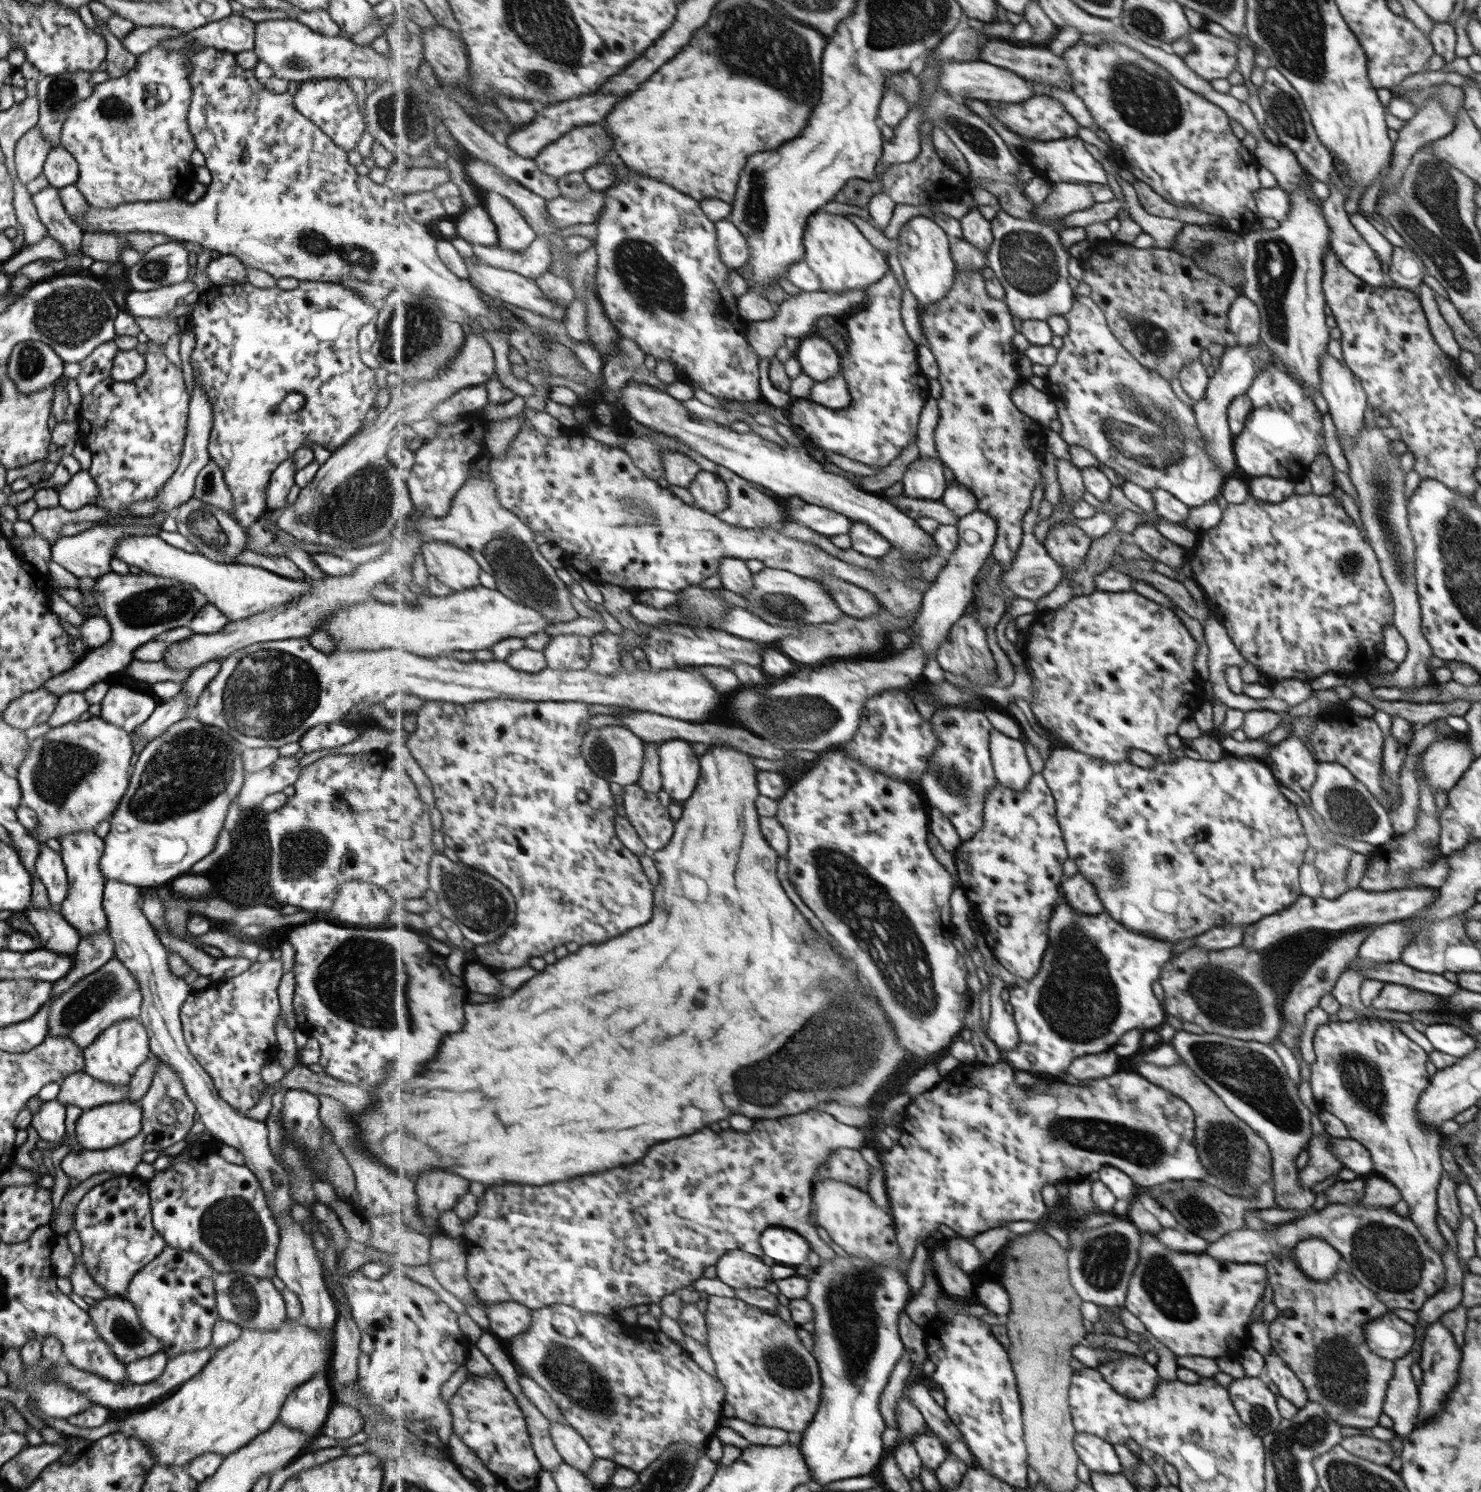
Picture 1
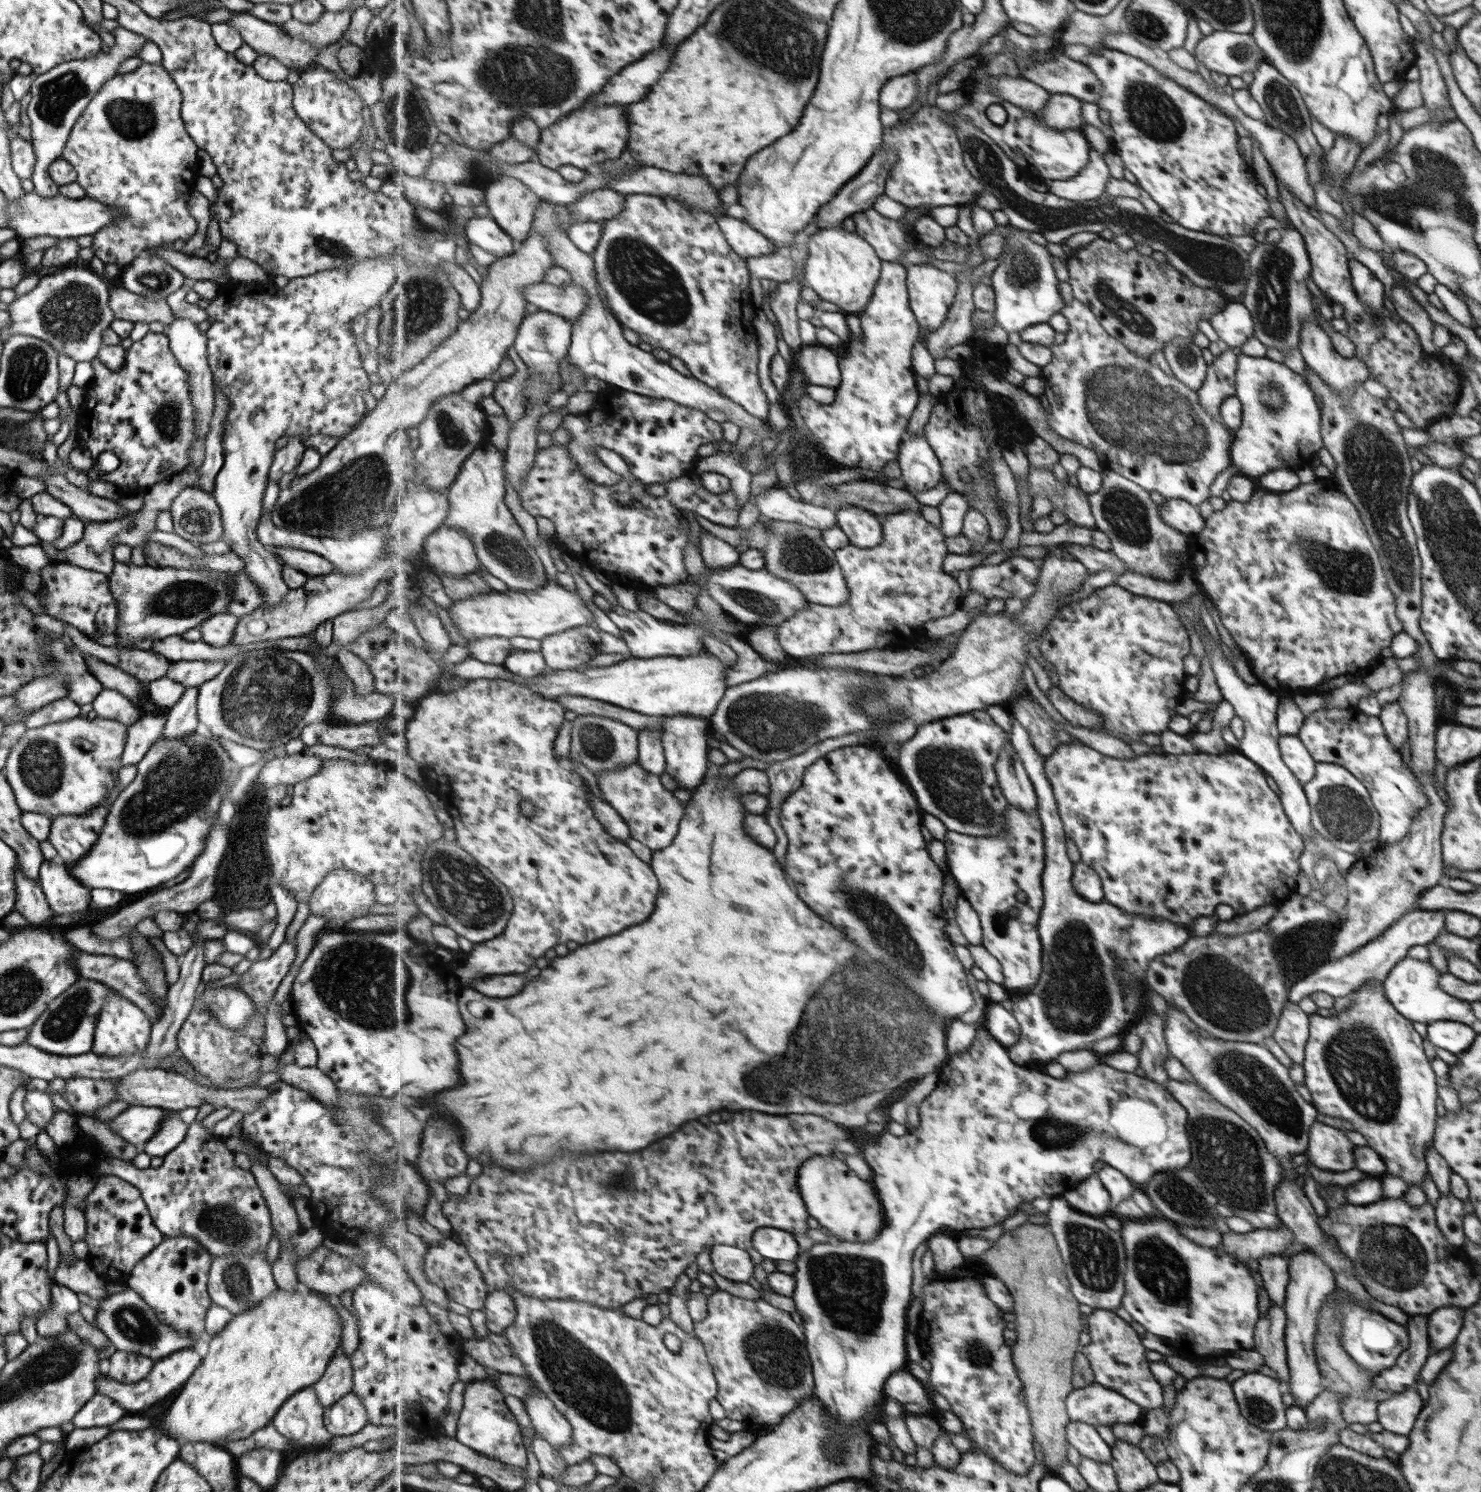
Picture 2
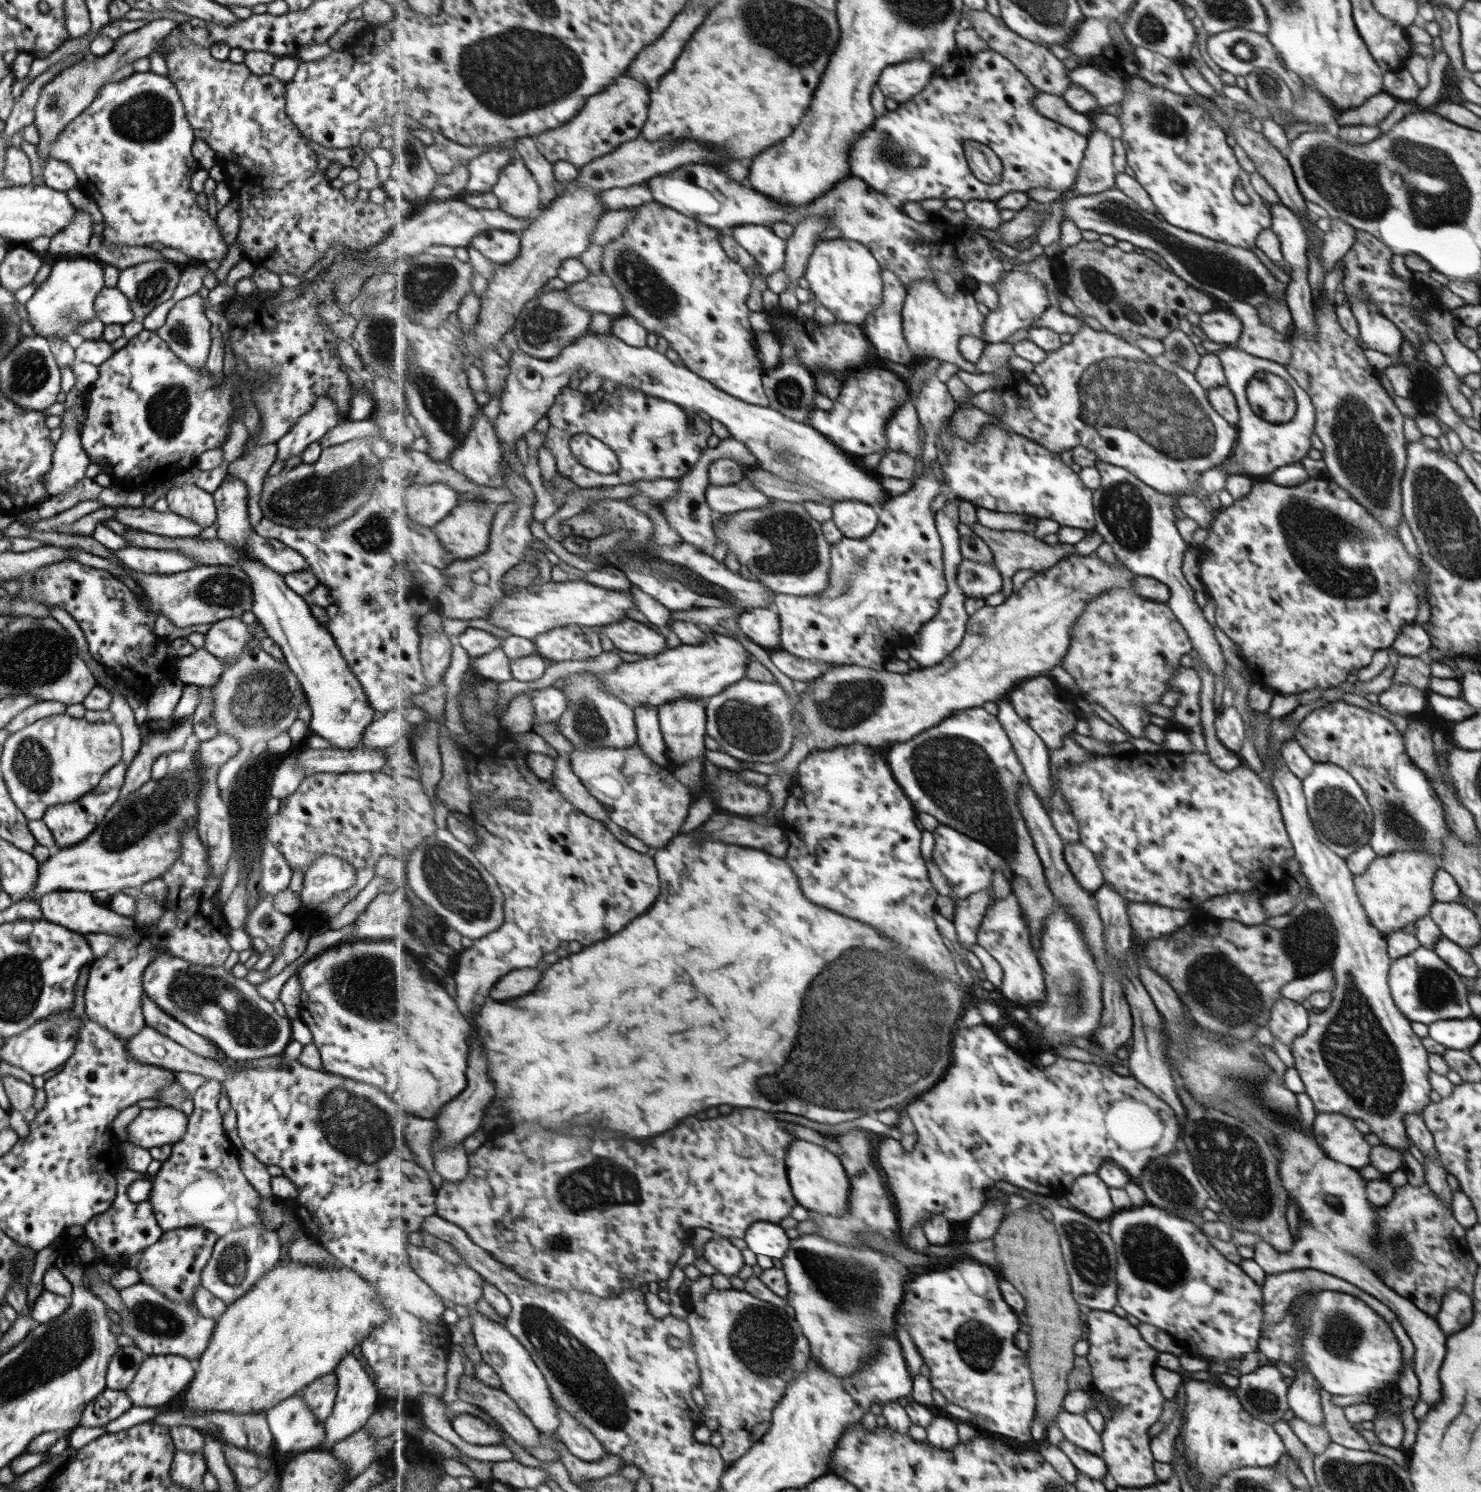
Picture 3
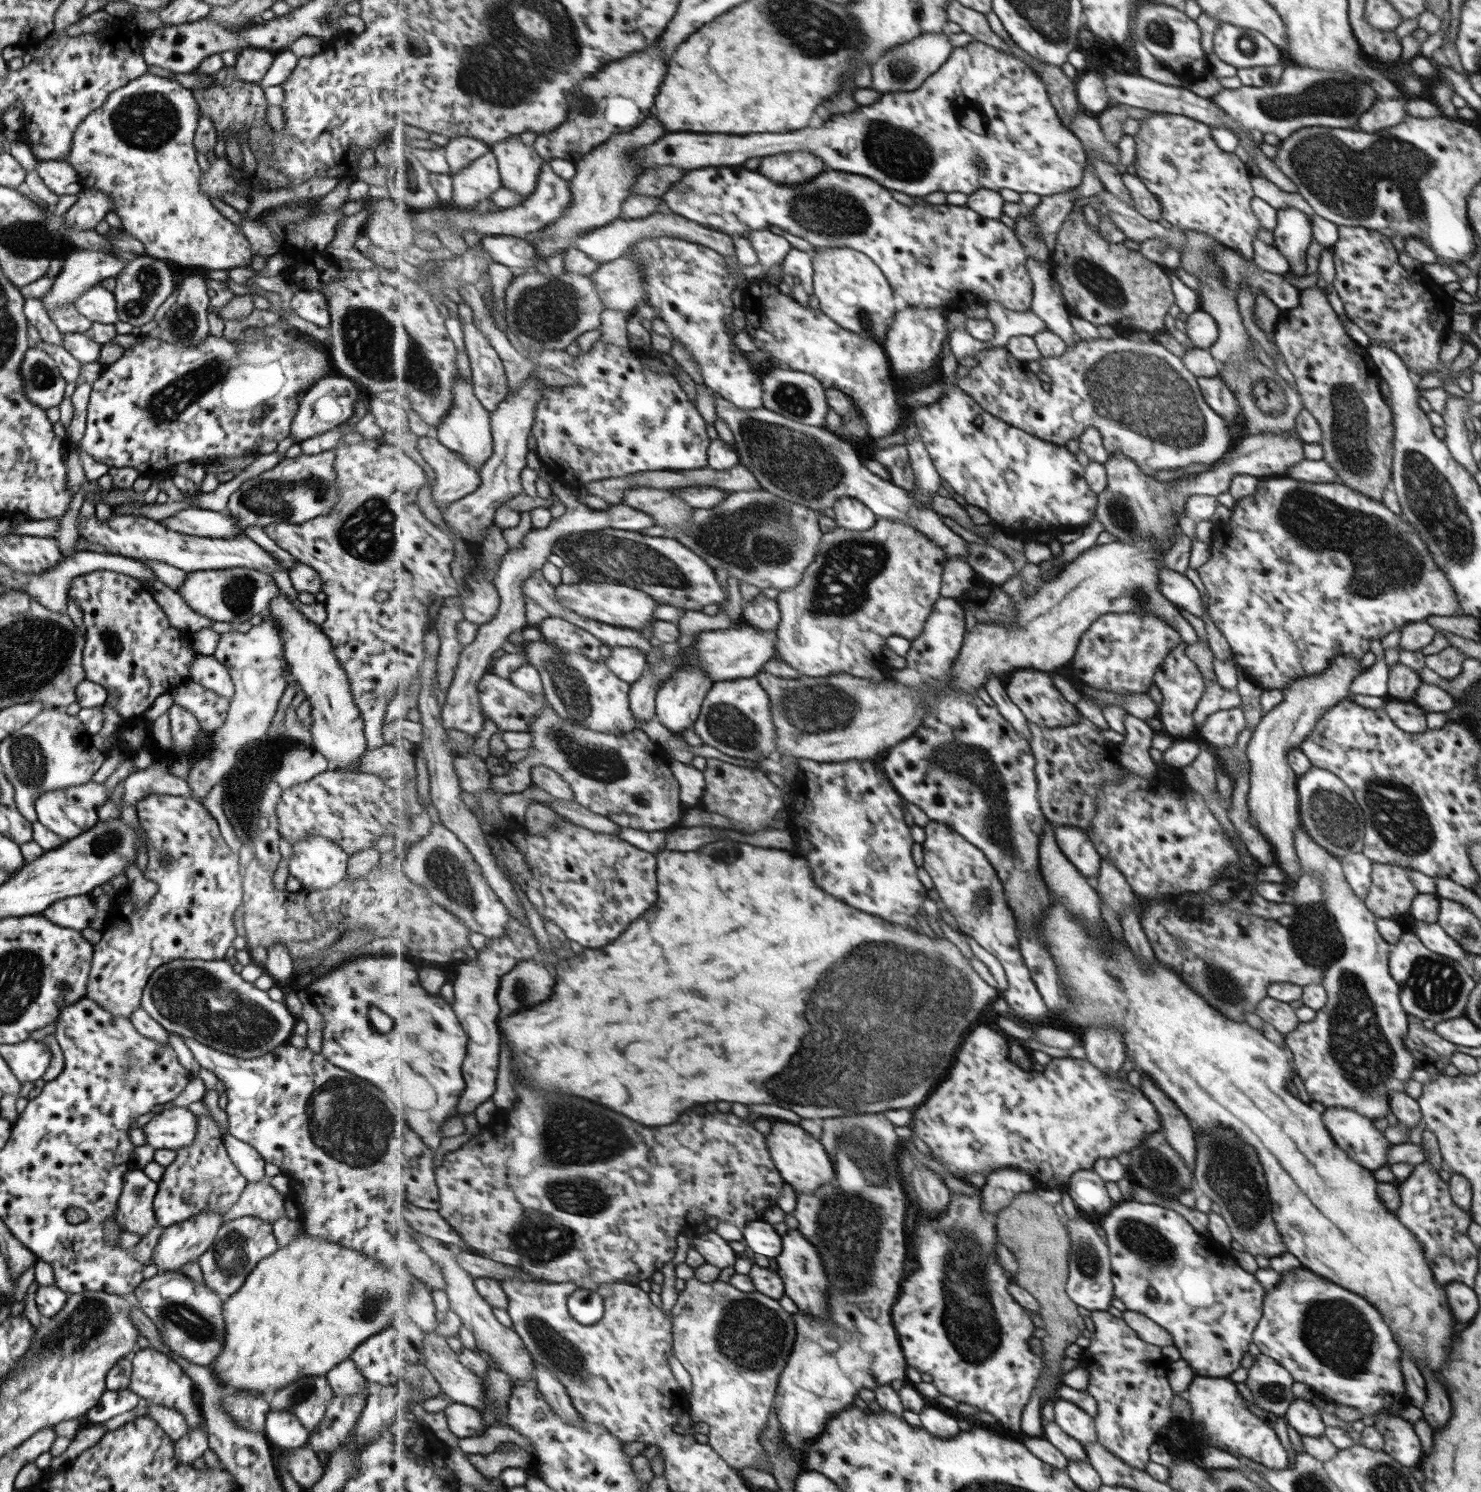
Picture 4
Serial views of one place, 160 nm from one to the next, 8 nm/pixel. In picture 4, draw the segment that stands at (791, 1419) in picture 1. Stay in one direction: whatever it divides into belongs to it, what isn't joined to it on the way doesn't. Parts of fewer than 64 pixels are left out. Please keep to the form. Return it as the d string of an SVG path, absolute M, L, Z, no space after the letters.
M693 1278L686 1282L685 1290L678 1295L676 1304L671 1310L671 1315L674 1320L673 1327L673 1352L674 1357L680 1362L682 1367L688 1372L691 1378L691 1393L689 1394L690 1405L690 1419L692 1424L696 1422L708 1423L710 1427L709 1441L711 1445L734 1469L741 1470L747 1467L753 1467L755 1463L762 1463L767 1456L765 1450L761 1446L761 1432L769 1422L771 1410L773 1410L774 1403L778 1396L778 1386L782 1378L783 1369L787 1366L791 1353L795 1348L795 1343L798 1337L797 1325L794 1315L783 1310L783 1306L779 1304L779 1300L775 1300L762 1292L743 1292L735 1288L729 1282L715 1281L714 1283L703 1283L697 1278Z

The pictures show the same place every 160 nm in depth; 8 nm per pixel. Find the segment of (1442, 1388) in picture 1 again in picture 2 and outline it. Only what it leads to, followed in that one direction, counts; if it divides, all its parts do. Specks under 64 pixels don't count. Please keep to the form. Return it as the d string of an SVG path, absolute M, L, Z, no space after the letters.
M1445 1306L1428 1315L1428 1346L1438 1351L1449 1347L1462 1328L1463 1309L1457 1306Z

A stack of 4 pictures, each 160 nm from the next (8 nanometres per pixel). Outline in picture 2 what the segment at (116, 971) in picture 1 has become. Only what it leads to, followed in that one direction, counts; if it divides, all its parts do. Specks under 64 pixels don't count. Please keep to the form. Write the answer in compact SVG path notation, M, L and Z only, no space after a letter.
M77 979L66 991L56 996L47 1005L45 1011L27 1030L27 1039L23 1044L33 1046L41 1052L61 1056L75 1056L87 1053L92 1048L95 1021L99 1017L99 1009L112 988L93 979Z

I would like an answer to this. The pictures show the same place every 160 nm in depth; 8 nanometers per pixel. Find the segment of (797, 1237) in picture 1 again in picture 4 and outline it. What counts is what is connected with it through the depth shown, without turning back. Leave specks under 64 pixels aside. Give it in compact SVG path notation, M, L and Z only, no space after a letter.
M764 1220L748 1223L743 1229L743 1241L754 1253L777 1258L783 1250L783 1235L777 1234L772 1224Z

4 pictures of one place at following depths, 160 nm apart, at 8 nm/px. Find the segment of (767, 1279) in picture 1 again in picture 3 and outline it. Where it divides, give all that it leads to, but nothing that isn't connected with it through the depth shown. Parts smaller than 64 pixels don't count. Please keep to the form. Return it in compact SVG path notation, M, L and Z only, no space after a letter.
M714 1234L714 1236L704 1245L703 1257L709 1261L719 1273L730 1278L739 1274L745 1266L743 1254L731 1240L724 1236Z

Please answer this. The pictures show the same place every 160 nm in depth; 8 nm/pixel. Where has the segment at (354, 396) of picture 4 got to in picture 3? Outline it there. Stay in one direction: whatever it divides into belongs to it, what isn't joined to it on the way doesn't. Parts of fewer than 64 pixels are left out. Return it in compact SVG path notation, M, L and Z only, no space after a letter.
M320 396L311 410L301 416L297 422L277 441L276 459L285 461L291 456L300 456L305 447L318 441L327 430L343 420L334 402L328 396Z

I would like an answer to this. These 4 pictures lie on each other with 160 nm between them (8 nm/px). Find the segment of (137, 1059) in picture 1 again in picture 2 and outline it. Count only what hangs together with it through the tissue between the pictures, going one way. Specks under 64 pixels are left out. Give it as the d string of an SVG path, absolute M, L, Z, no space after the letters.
M113 991L106 996L95 1021L90 1053L99 1056L133 1055L143 1051L149 1041L152 1022L130 1001Z

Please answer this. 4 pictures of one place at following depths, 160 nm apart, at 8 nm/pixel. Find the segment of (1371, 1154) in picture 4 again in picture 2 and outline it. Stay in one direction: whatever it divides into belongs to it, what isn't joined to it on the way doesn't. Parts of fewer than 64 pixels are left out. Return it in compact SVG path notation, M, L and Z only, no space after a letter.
M1315 1121L1308 1130L1308 1164L1319 1170L1343 1172L1355 1168L1355 1144L1341 1130Z

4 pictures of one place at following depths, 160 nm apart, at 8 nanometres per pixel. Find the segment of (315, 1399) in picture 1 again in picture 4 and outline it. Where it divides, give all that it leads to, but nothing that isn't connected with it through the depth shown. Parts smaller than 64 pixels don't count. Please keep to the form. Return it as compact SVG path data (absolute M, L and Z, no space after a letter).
M286 1410L268 1411L263 1435L271 1444L283 1450L299 1448L309 1437L299 1420Z

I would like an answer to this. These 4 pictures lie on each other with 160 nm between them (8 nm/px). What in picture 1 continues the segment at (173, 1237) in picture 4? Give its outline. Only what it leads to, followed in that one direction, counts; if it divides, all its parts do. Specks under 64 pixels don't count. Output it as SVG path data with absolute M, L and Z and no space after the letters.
M165 1245L129 1282L125 1299L133 1305L142 1327L160 1342L168 1358L181 1352L210 1348L212 1326L218 1319L214 1274L202 1256Z

